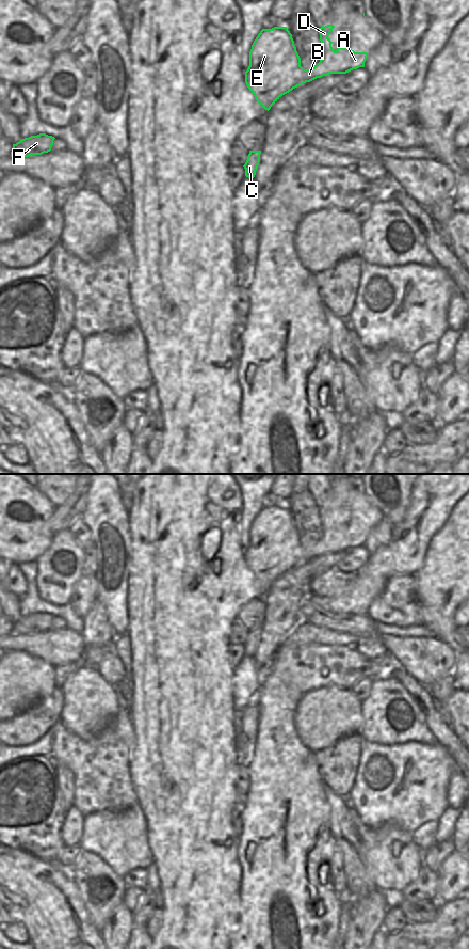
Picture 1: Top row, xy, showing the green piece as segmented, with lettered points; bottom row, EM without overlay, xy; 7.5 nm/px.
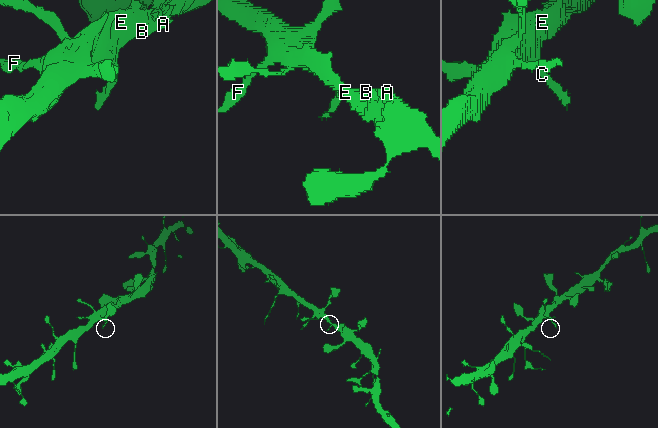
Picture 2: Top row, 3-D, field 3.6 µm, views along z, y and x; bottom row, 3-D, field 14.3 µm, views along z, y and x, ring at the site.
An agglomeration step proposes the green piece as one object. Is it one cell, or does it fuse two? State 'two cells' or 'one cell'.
one cell

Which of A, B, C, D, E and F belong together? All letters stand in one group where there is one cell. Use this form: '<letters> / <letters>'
A B C D E F

